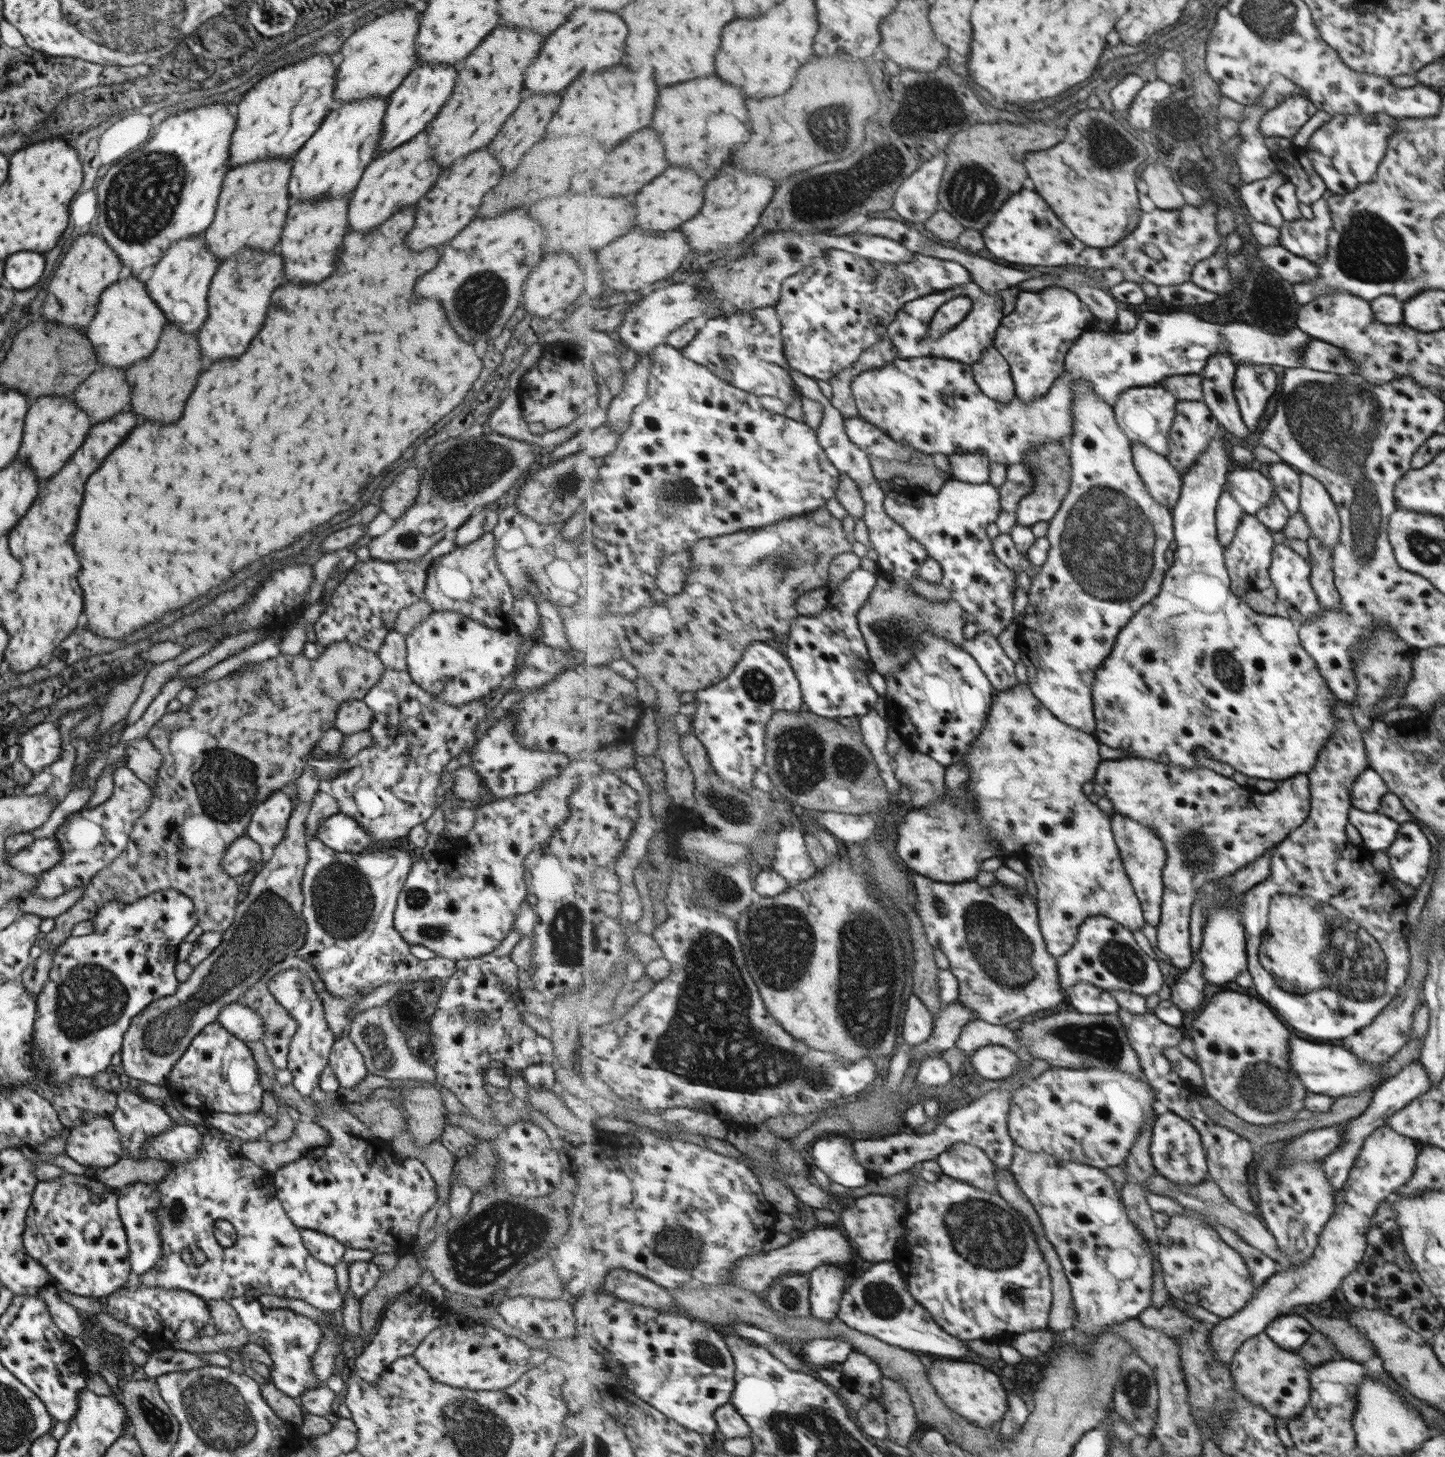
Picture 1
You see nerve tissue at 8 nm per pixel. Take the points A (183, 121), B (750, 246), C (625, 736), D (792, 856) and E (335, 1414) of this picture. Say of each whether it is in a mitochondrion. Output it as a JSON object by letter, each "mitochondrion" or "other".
{"A":"other","B":"other","C":"other","D":"other","E":"other"}

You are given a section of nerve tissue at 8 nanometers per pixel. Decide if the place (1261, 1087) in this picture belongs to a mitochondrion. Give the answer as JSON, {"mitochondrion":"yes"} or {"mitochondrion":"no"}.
{"mitochondrion":"yes"}

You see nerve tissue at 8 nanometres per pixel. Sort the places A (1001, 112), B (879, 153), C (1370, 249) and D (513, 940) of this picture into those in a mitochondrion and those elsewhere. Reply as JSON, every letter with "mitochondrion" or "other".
{"A":"other","B":"mitochondrion","C":"mitochondrion","D":"other"}

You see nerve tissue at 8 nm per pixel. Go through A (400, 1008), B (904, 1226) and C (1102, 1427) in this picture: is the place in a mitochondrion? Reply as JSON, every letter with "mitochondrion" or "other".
{"A":"mitochondrion","B":"other","C":"other"}

